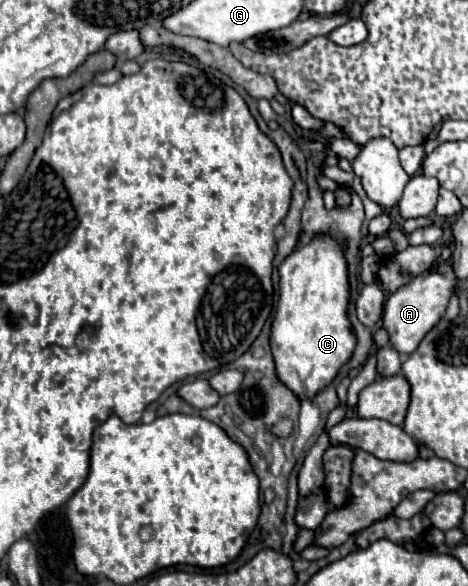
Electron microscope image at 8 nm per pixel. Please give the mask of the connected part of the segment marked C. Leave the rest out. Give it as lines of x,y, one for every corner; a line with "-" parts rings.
317,236
309,240
305,246
295,248
295,252
279,266
279,306
271,326
271,352
277,378
281,378
281,382
285,382
285,386
289,386
289,390
293,390
299,400
309,400
327,384
331,384
339,368
351,358
355,350
355,332
345,314
347,300
349,282
343,244
333,242
333,238

